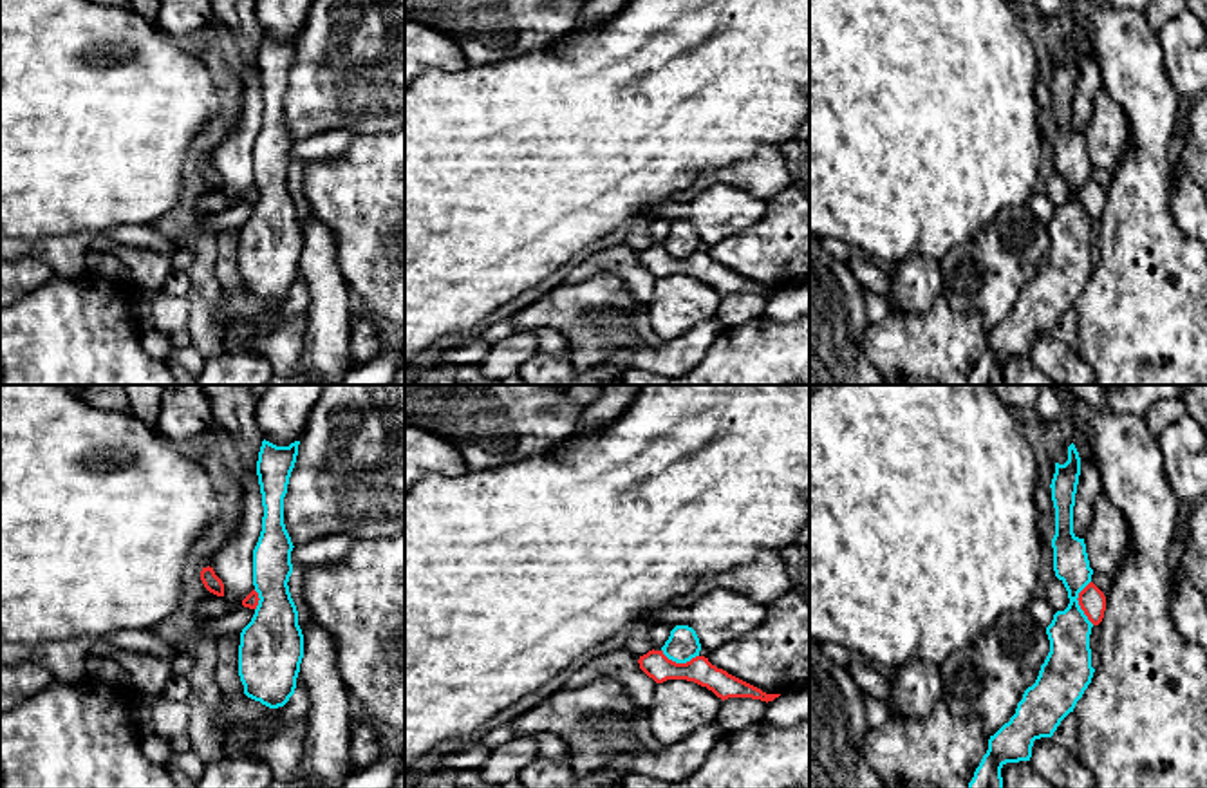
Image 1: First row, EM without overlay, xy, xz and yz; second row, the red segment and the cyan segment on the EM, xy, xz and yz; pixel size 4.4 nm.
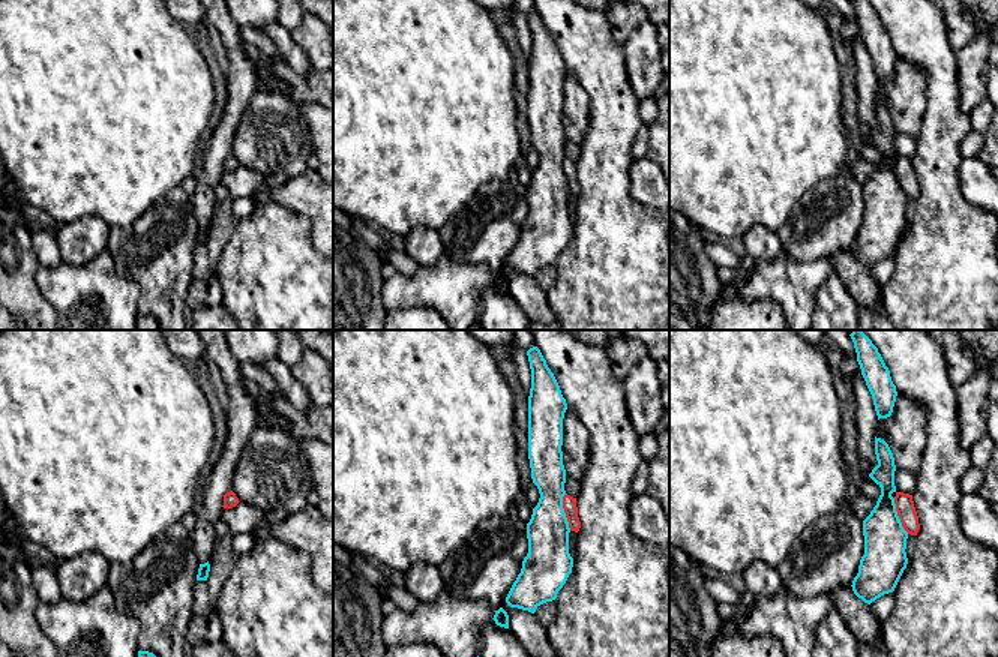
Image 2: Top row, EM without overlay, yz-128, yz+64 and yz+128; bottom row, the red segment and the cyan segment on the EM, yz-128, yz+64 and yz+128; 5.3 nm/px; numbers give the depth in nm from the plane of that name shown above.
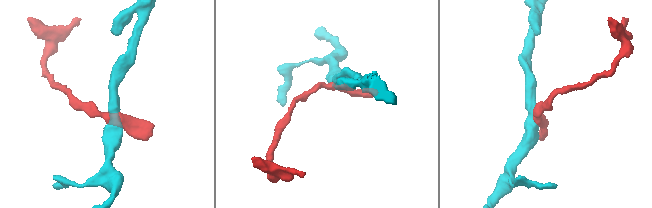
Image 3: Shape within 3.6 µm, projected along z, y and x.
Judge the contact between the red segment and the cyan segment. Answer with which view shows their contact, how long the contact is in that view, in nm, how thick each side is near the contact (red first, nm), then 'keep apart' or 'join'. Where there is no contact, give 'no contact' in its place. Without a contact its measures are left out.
meets red in yz; contact 200 nm long; 120 nm thick on the red side, 190 nm on the other; keep apart

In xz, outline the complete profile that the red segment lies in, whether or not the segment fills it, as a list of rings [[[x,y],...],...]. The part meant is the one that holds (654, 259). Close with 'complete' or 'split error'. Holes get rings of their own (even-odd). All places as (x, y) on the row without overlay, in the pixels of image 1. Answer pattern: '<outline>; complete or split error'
[[[649,246],[638,255],[640,264],[656,278],[667,275],[687,275],[712,286],[723,296],[728,293],[752,293],[761,296],[773,296],[781,289],[766,289],[761,284],[717,264],[705,251],[696,251],[687,258],[669,255],[663,246]]]; complete

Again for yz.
[[[1090,177],[1079,188],[1077,195],[1079,195],[1081,204],[1088,211],[1088,215],[1093,220],[1099,220],[1102,217],[1104,206],[1106,206],[1106,192],[1104,192],[1104,188],[1093,177]]]; complete

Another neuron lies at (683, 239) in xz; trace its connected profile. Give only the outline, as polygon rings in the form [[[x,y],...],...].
[[[676,220],[670,226],[669,235],[661,242],[663,249],[676,257],[676,258],[687,258],[692,253],[699,251],[701,239],[696,230],[696,226],[688,220]]]

